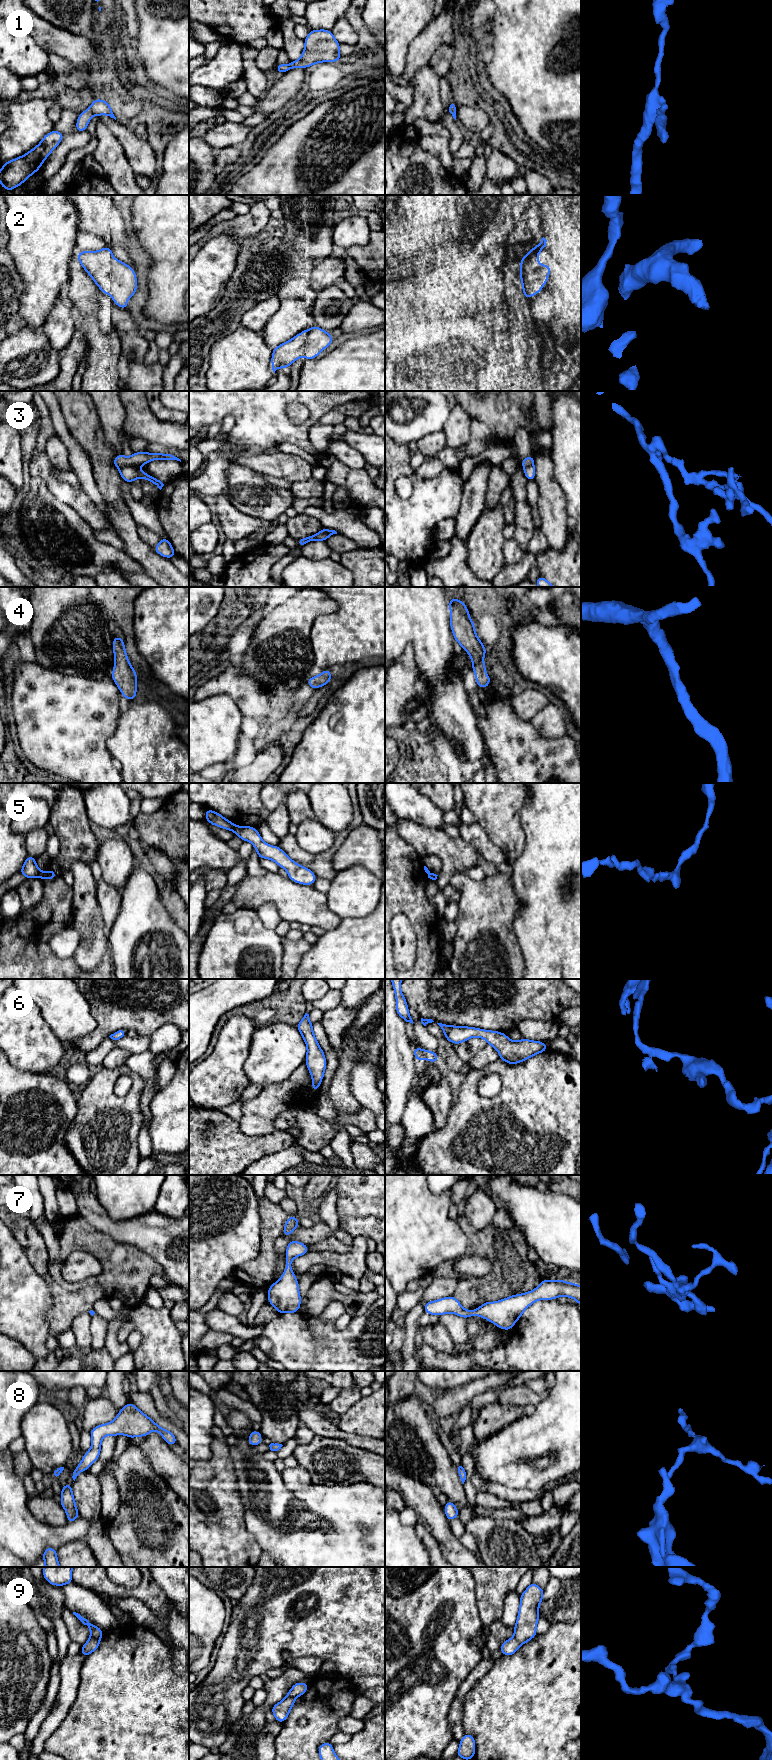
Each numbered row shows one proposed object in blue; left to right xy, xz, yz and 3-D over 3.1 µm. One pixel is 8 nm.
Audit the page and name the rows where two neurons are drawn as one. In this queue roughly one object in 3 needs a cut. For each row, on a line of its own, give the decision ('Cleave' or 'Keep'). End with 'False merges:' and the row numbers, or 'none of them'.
1: Keep
2: Keep
3: Cleave
4: Keep
5: Cleave
6: Keep
7: Keep
8: Keep
9: Cleave
False merges: 3, 5, 9

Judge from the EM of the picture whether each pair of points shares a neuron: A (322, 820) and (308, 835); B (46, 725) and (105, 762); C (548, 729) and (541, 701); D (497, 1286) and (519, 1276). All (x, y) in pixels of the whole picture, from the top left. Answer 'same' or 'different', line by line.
A: same
B: same
C: same
D: same

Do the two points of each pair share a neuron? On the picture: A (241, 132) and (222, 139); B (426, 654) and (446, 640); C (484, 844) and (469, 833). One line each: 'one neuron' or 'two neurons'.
A: one neuron
B: one neuron
C: one neuron

